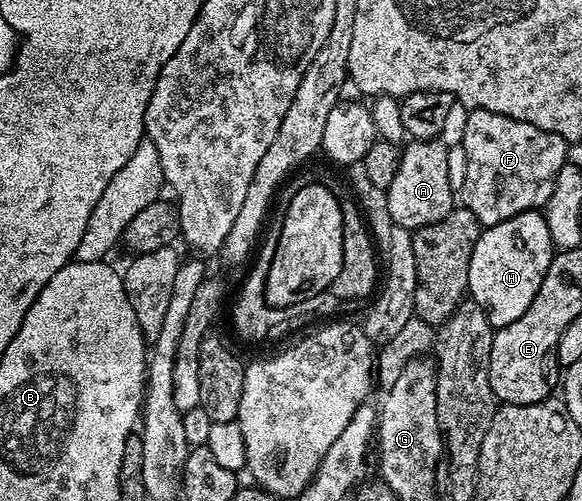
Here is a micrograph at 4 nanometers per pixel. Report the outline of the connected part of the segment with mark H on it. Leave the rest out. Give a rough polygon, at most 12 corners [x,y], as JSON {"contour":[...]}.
{"contour":[[540,210],[481,229],[468,294],[514,324],[553,253]]}

